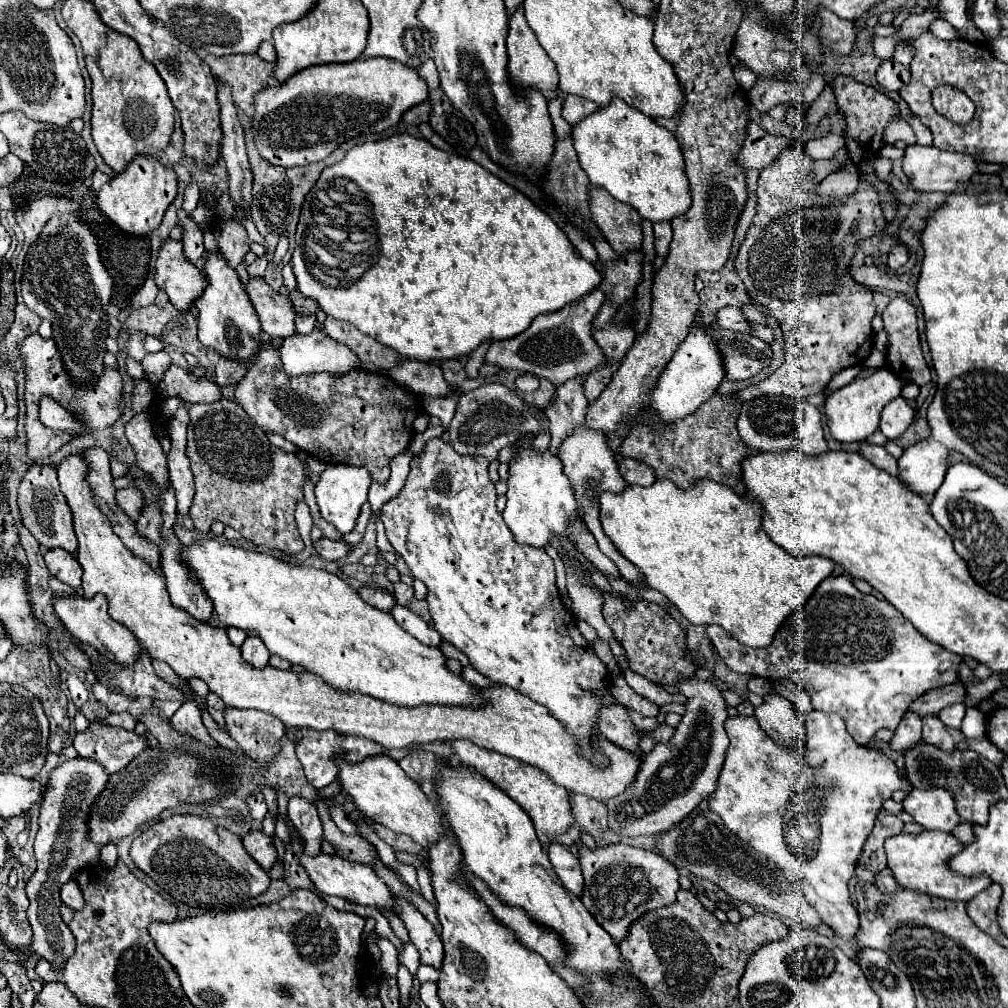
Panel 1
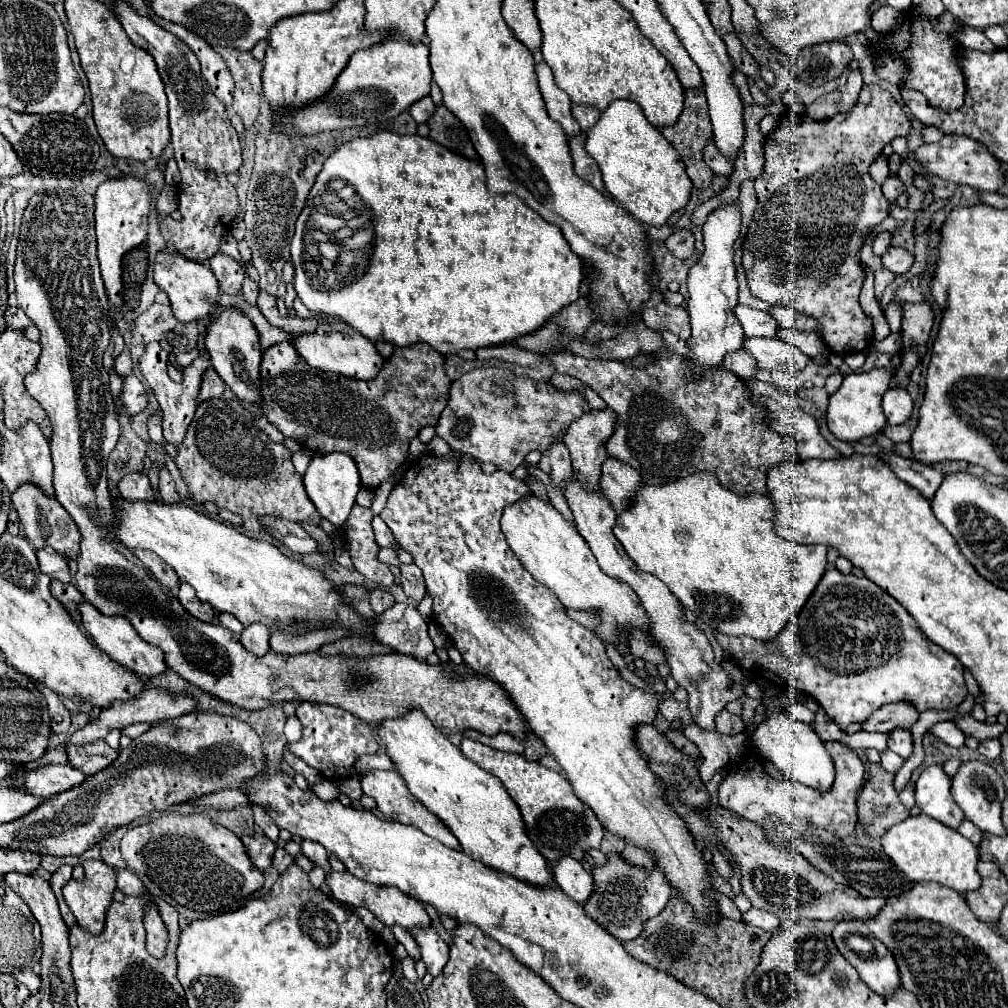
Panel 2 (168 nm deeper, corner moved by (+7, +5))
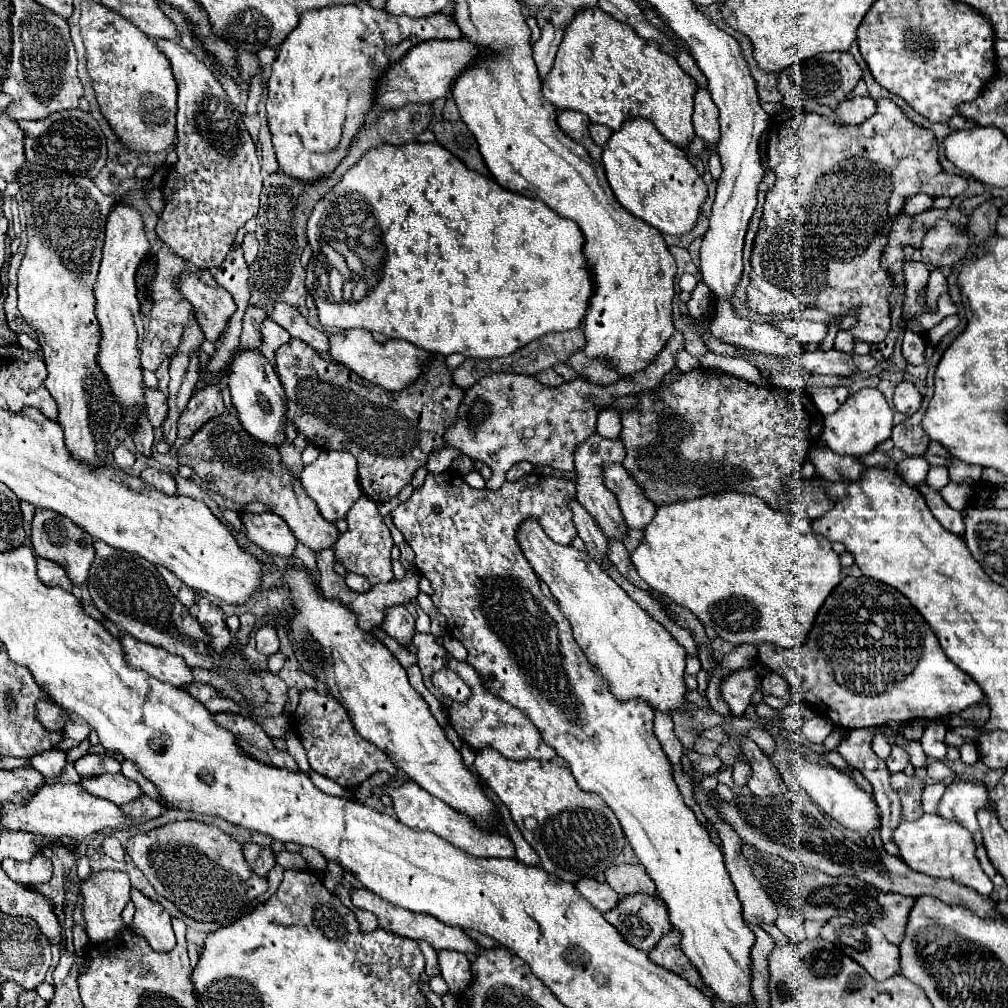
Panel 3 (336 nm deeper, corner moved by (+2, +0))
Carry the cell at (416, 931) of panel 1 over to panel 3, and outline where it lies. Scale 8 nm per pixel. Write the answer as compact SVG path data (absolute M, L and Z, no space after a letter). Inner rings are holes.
M441 950L437 956L439 956L439 968L443 980L451 988L451 994L459 996L471 984L471 964L467 956L453 950Z

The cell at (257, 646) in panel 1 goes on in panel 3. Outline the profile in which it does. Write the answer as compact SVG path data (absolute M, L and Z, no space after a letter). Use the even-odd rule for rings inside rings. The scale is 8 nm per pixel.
M261 626L257 632L255 632L255 640L257 640L257 650L265 656L269 654L275 654L279 650L279 638L277 638L277 632L275 628L271 626Z

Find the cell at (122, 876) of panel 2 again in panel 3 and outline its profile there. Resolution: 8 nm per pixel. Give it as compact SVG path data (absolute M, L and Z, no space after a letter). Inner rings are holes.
M131 890L131 900L135 904L135 918L127 928L137 936L143 936L157 952L167 952L167 948L173 948L177 940L171 928L171 916L165 908L137 890Z

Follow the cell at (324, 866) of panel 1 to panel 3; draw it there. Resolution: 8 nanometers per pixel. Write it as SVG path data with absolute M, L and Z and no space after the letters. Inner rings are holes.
M353 890L351 900L357 908L363 908L363 910L369 910L371 914L375 914L381 928L385 928L389 932L395 932L399 936L411 938L411 940L425 940L437 952L439 950L455 950L455 952L467 954L467 952L477 952L479 950L479 944L475 940L471 940L465 934L463 928L449 928L449 924L441 924L439 920L433 920L433 916L417 916L417 912L405 910L405 908L395 906L379 896L373 896L373 892L369 892L369 890Z

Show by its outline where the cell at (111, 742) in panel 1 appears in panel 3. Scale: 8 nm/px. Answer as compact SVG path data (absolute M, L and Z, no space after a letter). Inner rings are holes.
M87 754L75 762L75 768L77 768L79 776L93 778L93 776L101 776L105 772L117 774L121 770L121 764L107 754Z

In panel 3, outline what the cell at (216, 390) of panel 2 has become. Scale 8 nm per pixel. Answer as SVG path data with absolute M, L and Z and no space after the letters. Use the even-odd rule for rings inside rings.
M213 384L213 388L205 388L205 392L195 392L183 410L179 422L177 422L177 436L179 438L191 438L197 428L201 428L207 420L217 418L223 414L225 404L221 398L221 388Z

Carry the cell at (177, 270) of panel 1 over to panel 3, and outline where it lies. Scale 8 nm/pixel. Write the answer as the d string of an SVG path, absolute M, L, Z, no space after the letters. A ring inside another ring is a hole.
M195 270L181 276L179 290L193 304L195 316L209 342L217 342L237 310L231 294L219 286L207 270Z

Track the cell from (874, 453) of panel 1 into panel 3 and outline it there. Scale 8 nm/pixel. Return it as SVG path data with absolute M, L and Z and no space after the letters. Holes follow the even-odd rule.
M921 486L921 494L925 496L925 500L927 500L927 504L929 504L933 516L941 522L941 526L943 526L945 530L953 532L955 536L963 536L963 534L965 534L963 516L961 516L957 510L949 508L949 506L945 504L945 500L939 496L939 492L931 490L929 486Z

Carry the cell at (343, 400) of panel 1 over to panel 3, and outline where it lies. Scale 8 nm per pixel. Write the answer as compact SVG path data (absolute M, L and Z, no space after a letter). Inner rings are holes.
M291 338L287 344L275 350L277 374L285 388L289 412L287 420L295 422L295 430L301 430L309 442L313 442L320 450L349 450L357 458L359 482L373 502L381 504L395 498L403 486L407 486L421 466L427 464L431 452L445 448L445 428L451 428L457 420L457 408L465 396L465 390L459 388L445 366L445 356L435 354L429 370L413 384L403 388L401 392L389 392L381 386L375 386L363 380L359 374L351 372L343 364L333 364L321 358L313 348L309 348L303 340Z

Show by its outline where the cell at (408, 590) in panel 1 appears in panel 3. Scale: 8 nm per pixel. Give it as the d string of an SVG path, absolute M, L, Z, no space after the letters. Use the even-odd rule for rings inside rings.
M363 494L351 506L349 516L347 516L347 524L349 524L347 532L341 534L335 544L335 560L339 564L343 564L347 568L347 572L359 574L359 576L367 578L371 584L393 580L393 572L391 572L393 538L391 538L387 524L383 522L379 510L377 510L377 504L369 498L365 498L365 494Z

